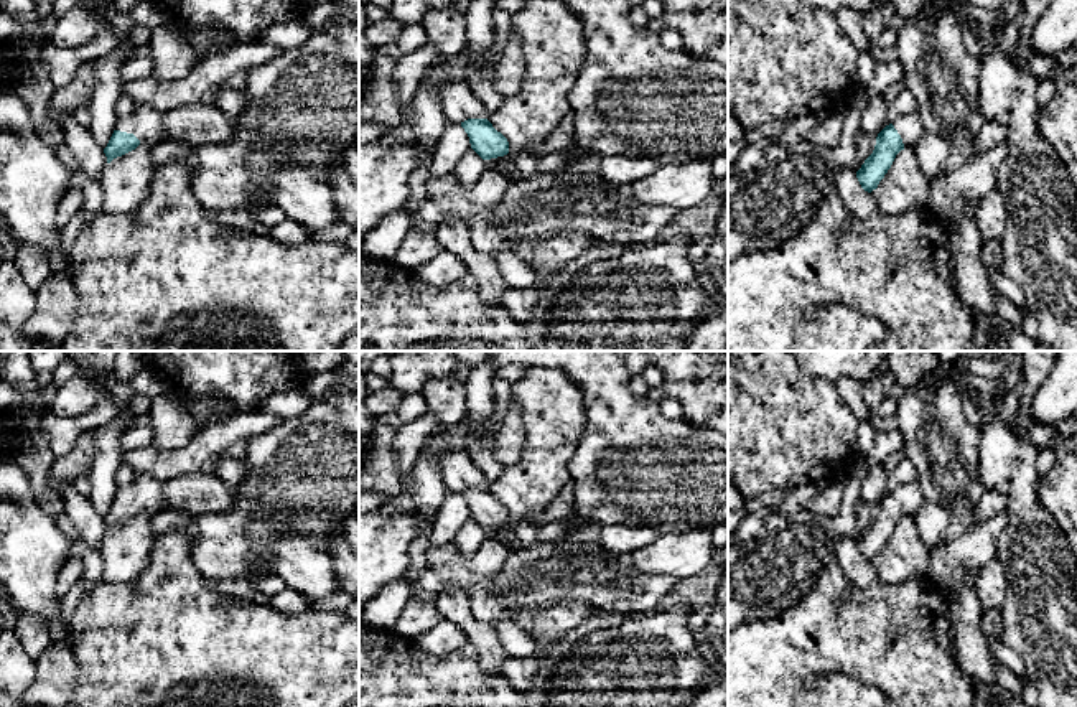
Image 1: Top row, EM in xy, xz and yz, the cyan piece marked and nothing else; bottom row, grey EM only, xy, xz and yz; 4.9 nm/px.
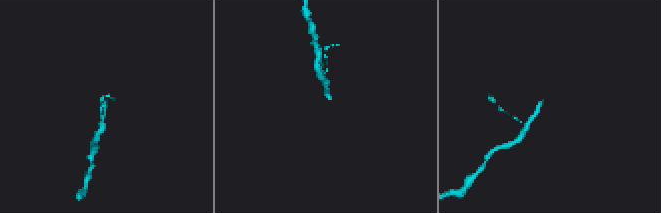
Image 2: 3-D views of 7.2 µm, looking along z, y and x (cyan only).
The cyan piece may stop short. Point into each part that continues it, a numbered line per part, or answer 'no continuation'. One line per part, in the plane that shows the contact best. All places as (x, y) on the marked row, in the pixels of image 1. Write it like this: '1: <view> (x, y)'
1: xy (145, 122)

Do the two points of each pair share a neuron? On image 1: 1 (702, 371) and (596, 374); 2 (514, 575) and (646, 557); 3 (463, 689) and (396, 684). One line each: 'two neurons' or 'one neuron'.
1: two neurons
2: two neurons
3: one neuron

